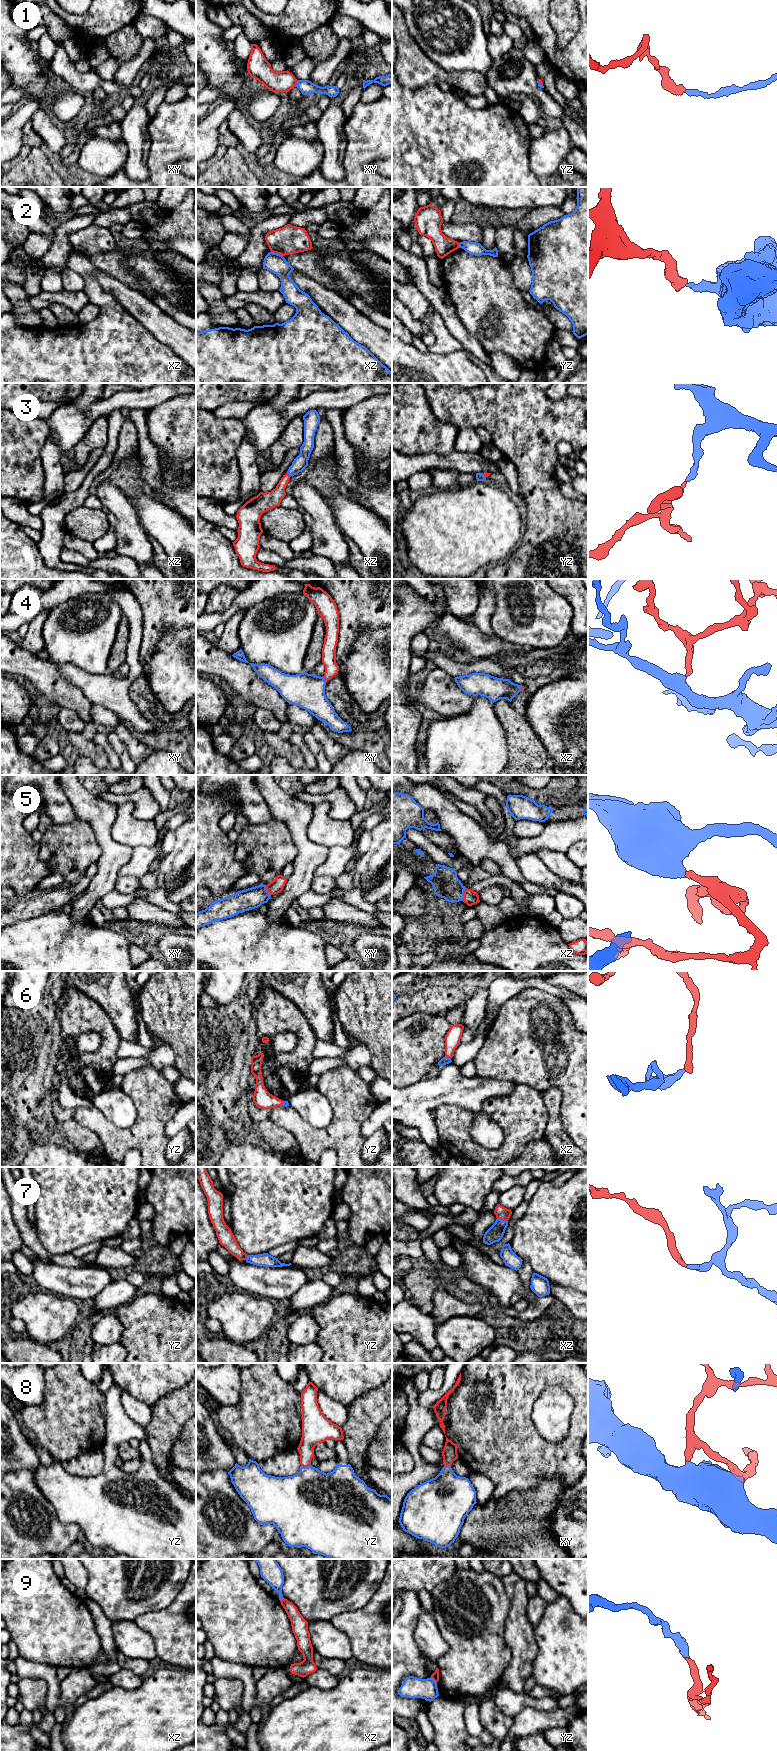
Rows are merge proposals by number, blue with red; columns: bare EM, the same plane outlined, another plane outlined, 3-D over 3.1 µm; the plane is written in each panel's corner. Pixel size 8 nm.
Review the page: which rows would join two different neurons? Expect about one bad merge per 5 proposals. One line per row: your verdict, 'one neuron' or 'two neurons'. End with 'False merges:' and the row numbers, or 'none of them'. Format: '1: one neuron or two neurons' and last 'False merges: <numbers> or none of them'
1: one neuron
2: two neurons
3: one neuron
4: one neuron
5: one neuron
6: one neuron
7: one neuron
8: one neuron
9: two neurons
False merges: 2, 9

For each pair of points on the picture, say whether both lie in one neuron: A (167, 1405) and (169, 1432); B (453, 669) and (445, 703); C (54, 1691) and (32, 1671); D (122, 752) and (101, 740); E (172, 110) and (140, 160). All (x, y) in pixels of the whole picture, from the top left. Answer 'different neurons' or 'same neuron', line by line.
A: same neuron
B: different neurons
C: same neuron
D: different neurons
E: different neurons

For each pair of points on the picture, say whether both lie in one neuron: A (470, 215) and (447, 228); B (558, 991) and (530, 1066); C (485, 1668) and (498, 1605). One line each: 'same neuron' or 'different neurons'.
A: different neurons
B: different neurons
C: same neuron

